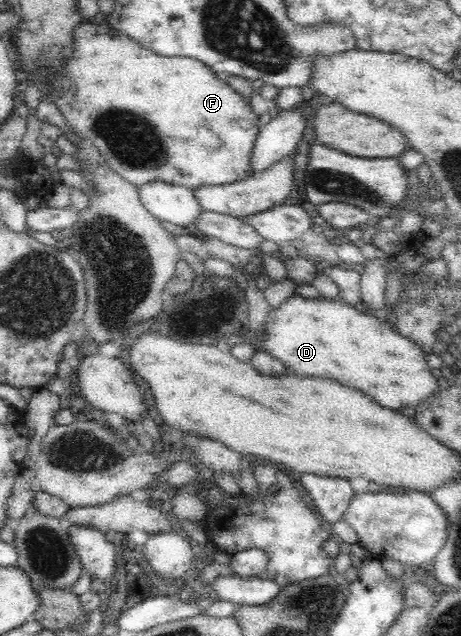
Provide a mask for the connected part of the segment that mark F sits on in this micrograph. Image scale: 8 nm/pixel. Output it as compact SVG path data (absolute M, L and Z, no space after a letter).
M83 21L73 29L72 38L72 53L64 57L60 71L57 67L40 65L34 67L34 74L42 86L46 85L51 94L48 99L62 113L74 135L90 140L90 145L98 149L102 161L111 170L135 186L160 180L192 190L242 180L250 167L250 151L259 130L258 120L251 105L205 63L186 56L162 57L121 34L107 21Z

